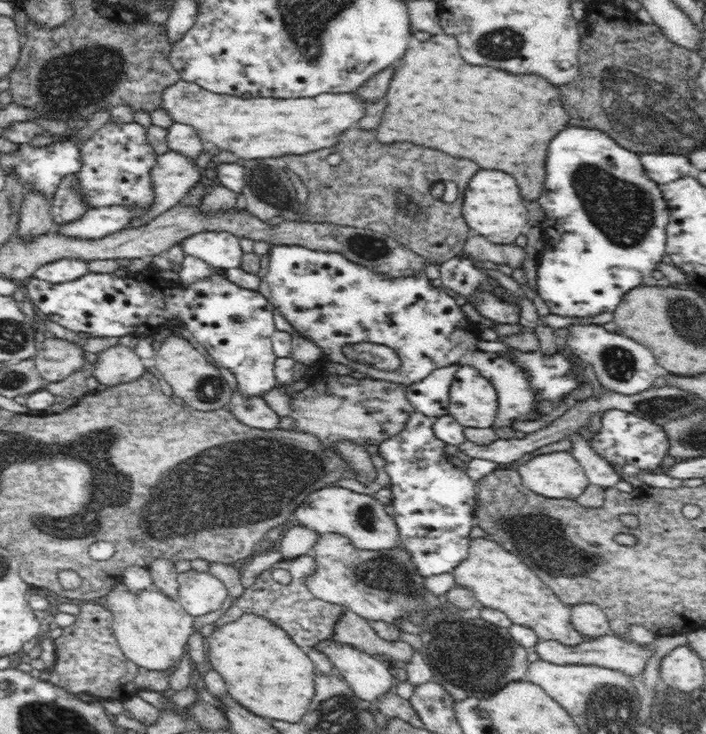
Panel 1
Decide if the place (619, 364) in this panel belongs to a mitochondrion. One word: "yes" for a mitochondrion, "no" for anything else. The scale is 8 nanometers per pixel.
yes

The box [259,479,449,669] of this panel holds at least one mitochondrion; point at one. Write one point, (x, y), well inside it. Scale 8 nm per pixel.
(380, 572)

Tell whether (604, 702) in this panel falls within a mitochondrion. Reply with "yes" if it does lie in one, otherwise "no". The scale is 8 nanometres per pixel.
yes

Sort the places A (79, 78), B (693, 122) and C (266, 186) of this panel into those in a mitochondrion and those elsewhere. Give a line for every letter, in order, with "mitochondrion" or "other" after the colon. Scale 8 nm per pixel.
A: mitochondrion
B: mitochondrion
C: mitochondrion

